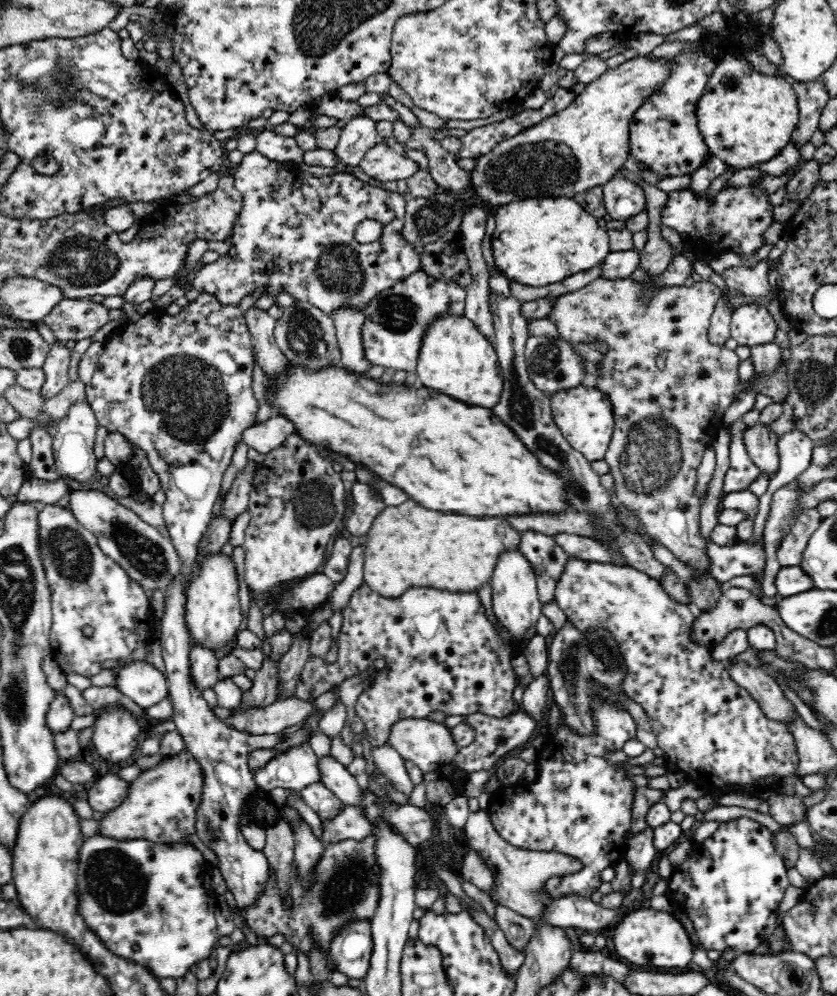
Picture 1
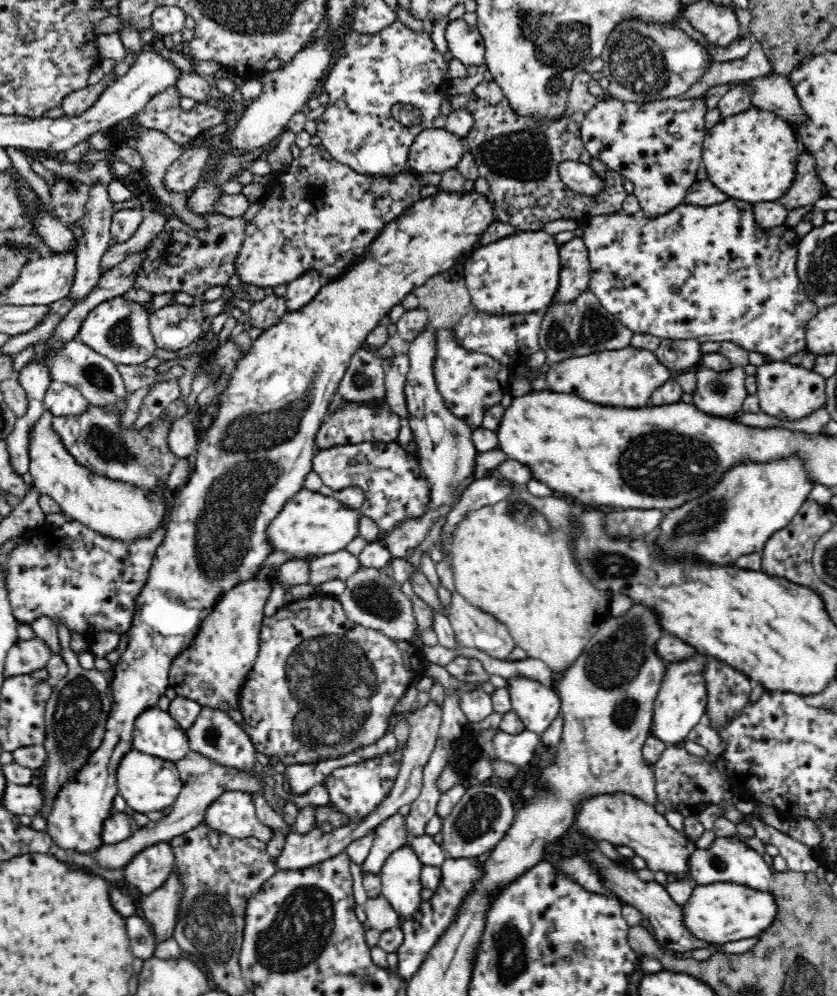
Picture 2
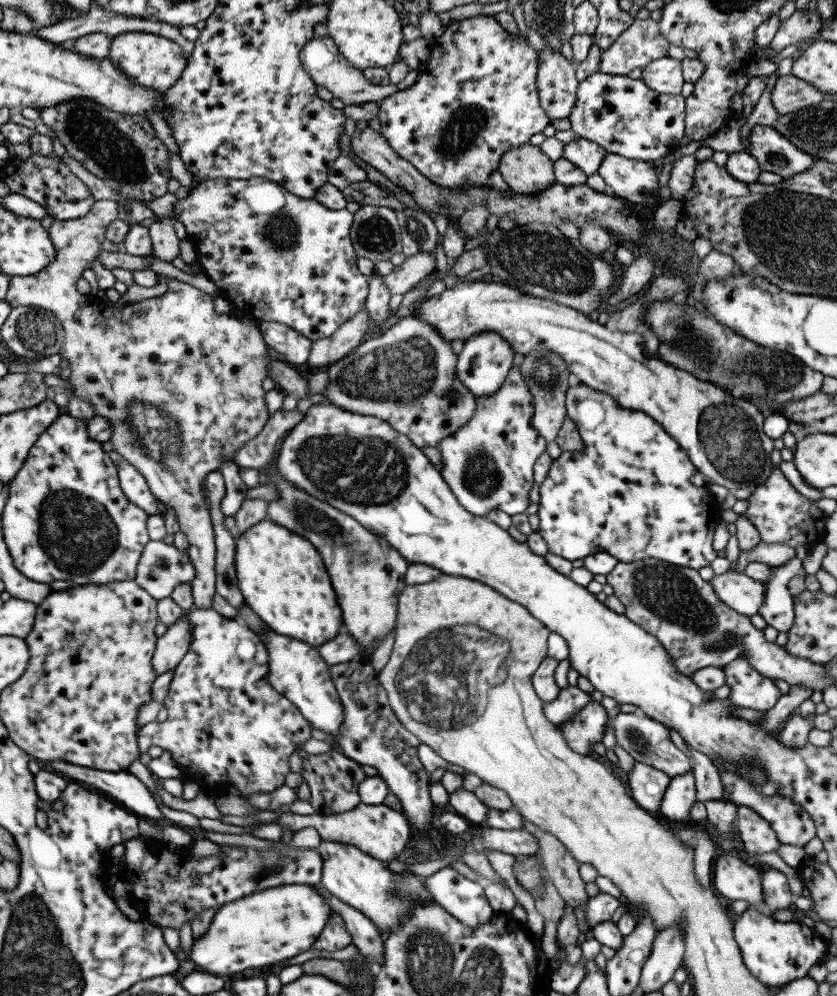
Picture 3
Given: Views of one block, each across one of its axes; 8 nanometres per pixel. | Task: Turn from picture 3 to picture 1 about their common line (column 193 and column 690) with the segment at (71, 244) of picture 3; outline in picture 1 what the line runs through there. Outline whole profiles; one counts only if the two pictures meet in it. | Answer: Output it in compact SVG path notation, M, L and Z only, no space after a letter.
M599 277L576 292L554 299L547 319L566 341L608 345L595 385L606 392L614 410L614 432L604 458L614 475L616 501L632 509L648 534L657 538L682 564L695 572L693 577L683 581L688 605L696 612L712 612L722 598L722 583L710 573L707 552L710 538L702 535L700 527L701 499L695 489L696 475L706 450L713 446L718 432L726 428L724 414L738 394L750 385L765 396L772 396L776 404L781 404L787 395L787 369L780 362L770 378L754 378L737 384L740 360L736 353L708 341L712 314L723 298L723 293L713 282L663 286L650 305L642 303L642 289L642 284L632 283L628 278L606 280Z

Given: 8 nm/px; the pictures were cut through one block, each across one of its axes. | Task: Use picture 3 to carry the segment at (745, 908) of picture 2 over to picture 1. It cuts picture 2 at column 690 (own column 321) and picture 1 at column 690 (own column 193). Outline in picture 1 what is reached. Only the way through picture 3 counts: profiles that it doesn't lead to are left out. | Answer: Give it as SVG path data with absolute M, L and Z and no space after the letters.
M651 906L637 908L617 924L612 942L618 956L638 966L686 968L694 960L694 945L680 921L677 910L656 910Z

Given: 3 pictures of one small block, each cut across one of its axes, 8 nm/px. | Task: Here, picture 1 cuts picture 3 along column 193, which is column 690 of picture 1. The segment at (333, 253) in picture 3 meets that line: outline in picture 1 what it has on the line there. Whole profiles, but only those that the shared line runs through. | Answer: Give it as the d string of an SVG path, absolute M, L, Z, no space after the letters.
M726 183L711 197L708 192L698 195L690 187L665 192L660 216L661 224L678 231L694 256L710 264L722 254L737 254L741 258L754 256L766 244L766 232L775 222L774 207L770 194L764 189Z

